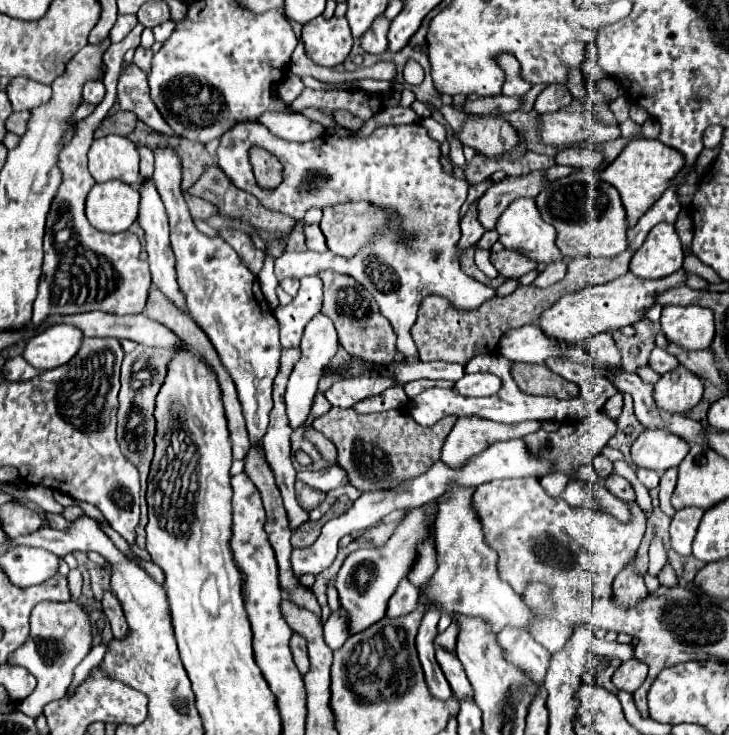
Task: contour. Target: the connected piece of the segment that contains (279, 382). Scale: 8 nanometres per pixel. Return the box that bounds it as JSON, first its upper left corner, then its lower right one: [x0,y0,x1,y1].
[263,348,309,532]

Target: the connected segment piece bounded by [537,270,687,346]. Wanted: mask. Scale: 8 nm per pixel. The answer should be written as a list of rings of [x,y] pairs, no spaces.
[[[679,270],[667,278],[651,280],[651,284],[645,284],[643,278],[637,278],[631,272],[627,272],[625,276],[619,276],[613,282],[599,284],[599,286],[587,286],[579,292],[561,296],[553,306],[541,312],[537,326],[541,328],[545,336],[561,344],[573,344],[573,346],[583,344],[601,332],[613,332],[627,324],[635,324],[655,304],[655,294],[659,294],[659,290],[663,292],[673,286],[683,286],[685,278],[687,278],[687,272]]]

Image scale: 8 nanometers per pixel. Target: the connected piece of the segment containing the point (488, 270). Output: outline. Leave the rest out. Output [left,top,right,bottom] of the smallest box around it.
[475,250,499,278]

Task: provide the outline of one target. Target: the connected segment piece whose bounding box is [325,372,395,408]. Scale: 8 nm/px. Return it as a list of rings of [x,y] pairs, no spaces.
[[[364,372],[353,380],[337,380],[329,390],[325,390],[325,398],[331,402],[331,406],[351,408],[353,404],[377,396],[394,385],[395,381],[389,376],[377,372]]]

